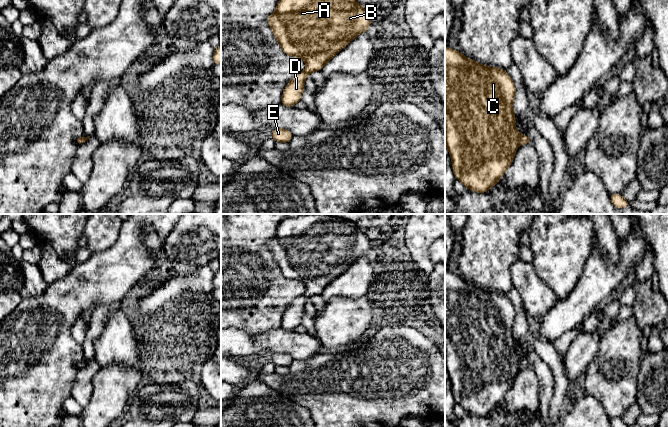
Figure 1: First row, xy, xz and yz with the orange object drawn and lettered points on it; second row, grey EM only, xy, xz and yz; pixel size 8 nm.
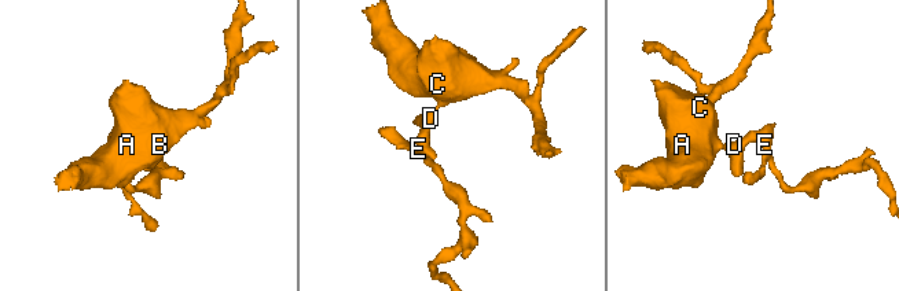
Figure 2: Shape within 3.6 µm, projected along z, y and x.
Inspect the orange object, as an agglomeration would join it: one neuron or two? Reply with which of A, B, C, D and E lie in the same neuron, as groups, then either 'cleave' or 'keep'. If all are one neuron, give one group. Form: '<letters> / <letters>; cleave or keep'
A B C D E; keep

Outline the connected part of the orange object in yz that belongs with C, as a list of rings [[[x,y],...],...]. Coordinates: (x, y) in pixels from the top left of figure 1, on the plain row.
[[[445,271],[445,368],[452,382],[452,391],[455,402],[460,404],[465,412],[471,413],[478,417],[485,417],[501,404],[504,396],[508,393],[514,384],[515,376],[518,369],[533,367],[532,362],[521,359],[515,352],[516,341],[513,338],[513,324],[516,312],[512,302],[506,294],[497,291],[487,291],[478,286],[466,282],[460,275]]]

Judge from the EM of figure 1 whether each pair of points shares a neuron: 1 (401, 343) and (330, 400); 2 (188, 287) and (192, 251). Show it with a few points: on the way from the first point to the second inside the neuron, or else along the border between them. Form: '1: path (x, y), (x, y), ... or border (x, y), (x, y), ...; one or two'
1: path (383, 361), (348, 395); one
2: border (207, 265), (195, 268); two

